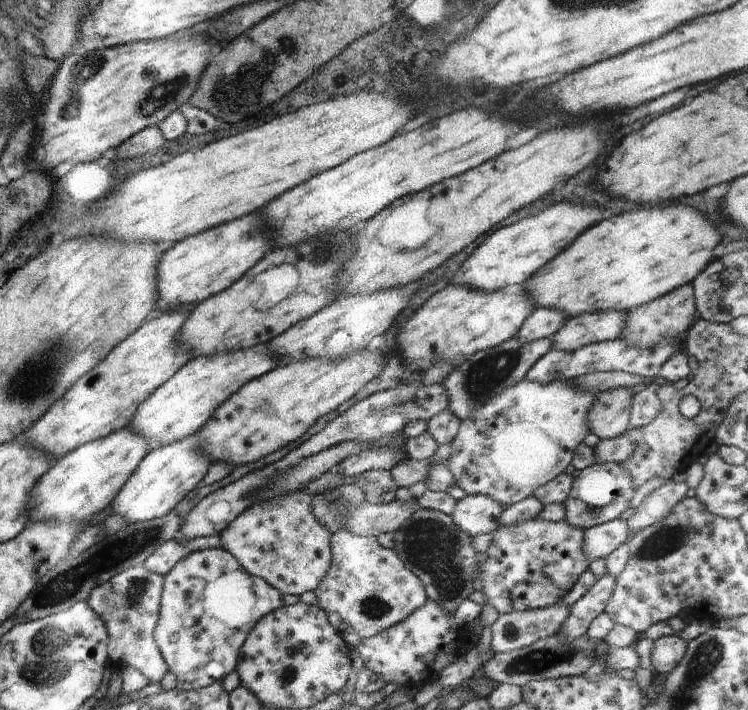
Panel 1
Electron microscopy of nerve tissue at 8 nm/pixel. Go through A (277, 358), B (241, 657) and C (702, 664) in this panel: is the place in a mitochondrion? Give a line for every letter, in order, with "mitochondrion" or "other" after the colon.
A: other
B: other
C: mitochondrion

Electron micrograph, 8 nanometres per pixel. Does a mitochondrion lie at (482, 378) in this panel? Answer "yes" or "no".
yes

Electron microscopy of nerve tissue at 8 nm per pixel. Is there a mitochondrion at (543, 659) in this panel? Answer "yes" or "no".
yes

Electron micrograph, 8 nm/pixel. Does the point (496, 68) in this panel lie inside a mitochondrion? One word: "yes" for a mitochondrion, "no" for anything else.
no

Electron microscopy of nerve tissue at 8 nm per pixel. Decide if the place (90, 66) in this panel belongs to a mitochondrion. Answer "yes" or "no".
yes

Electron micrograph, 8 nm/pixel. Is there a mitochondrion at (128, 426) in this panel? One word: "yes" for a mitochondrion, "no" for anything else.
no

